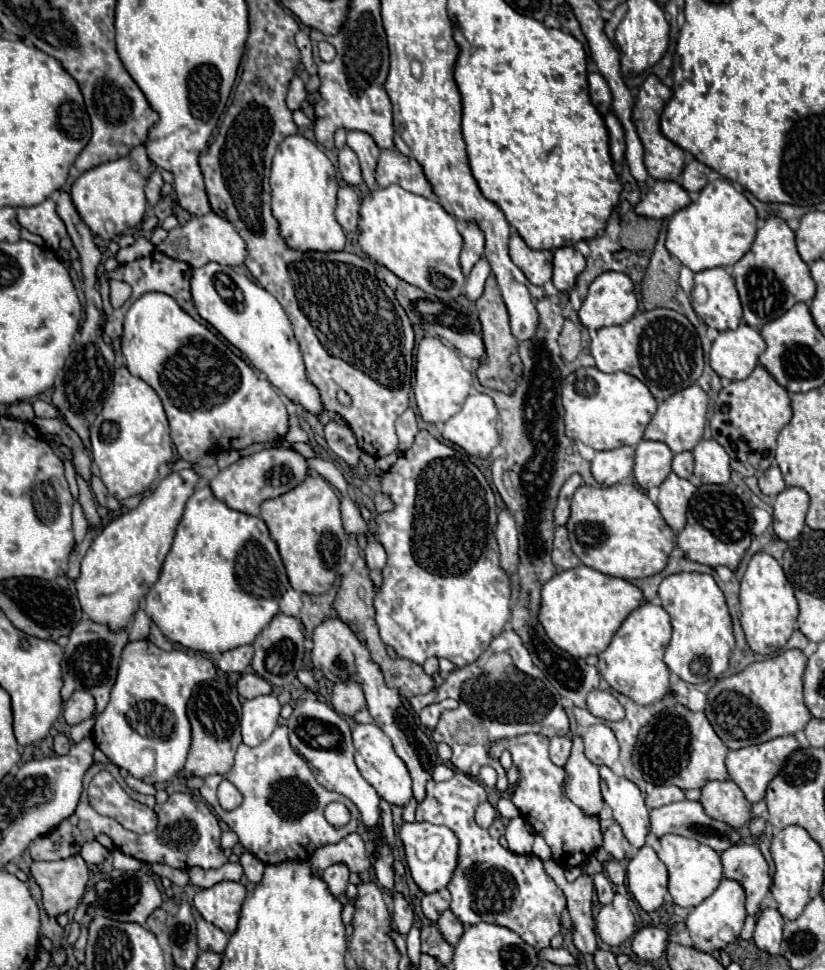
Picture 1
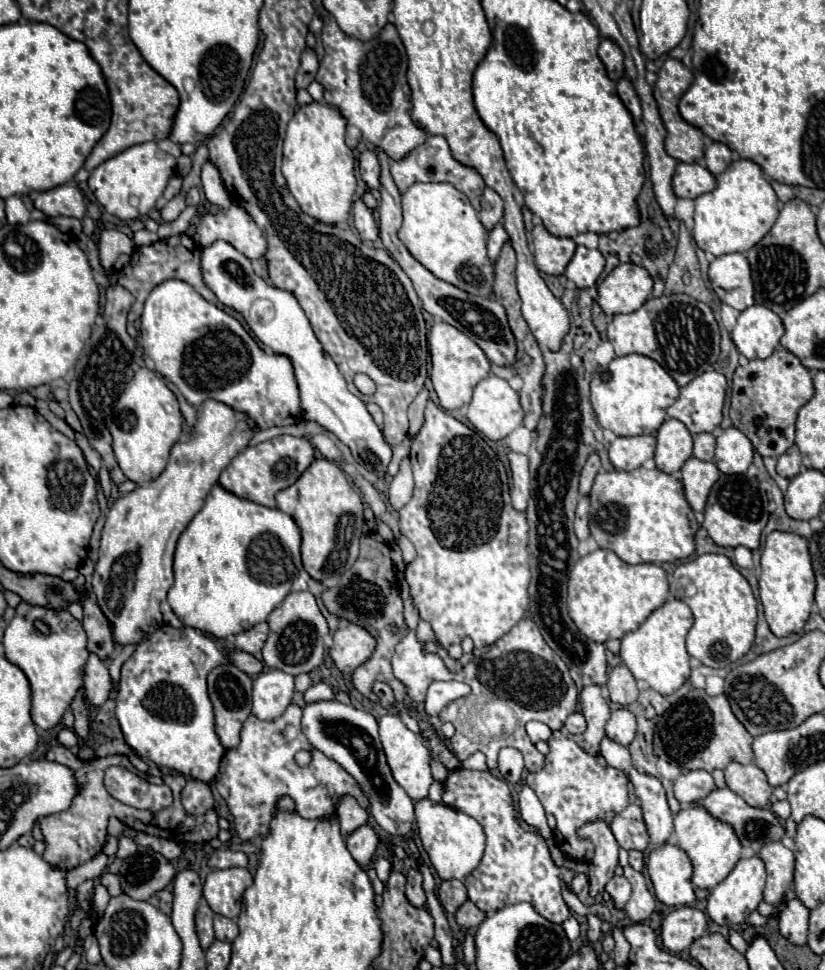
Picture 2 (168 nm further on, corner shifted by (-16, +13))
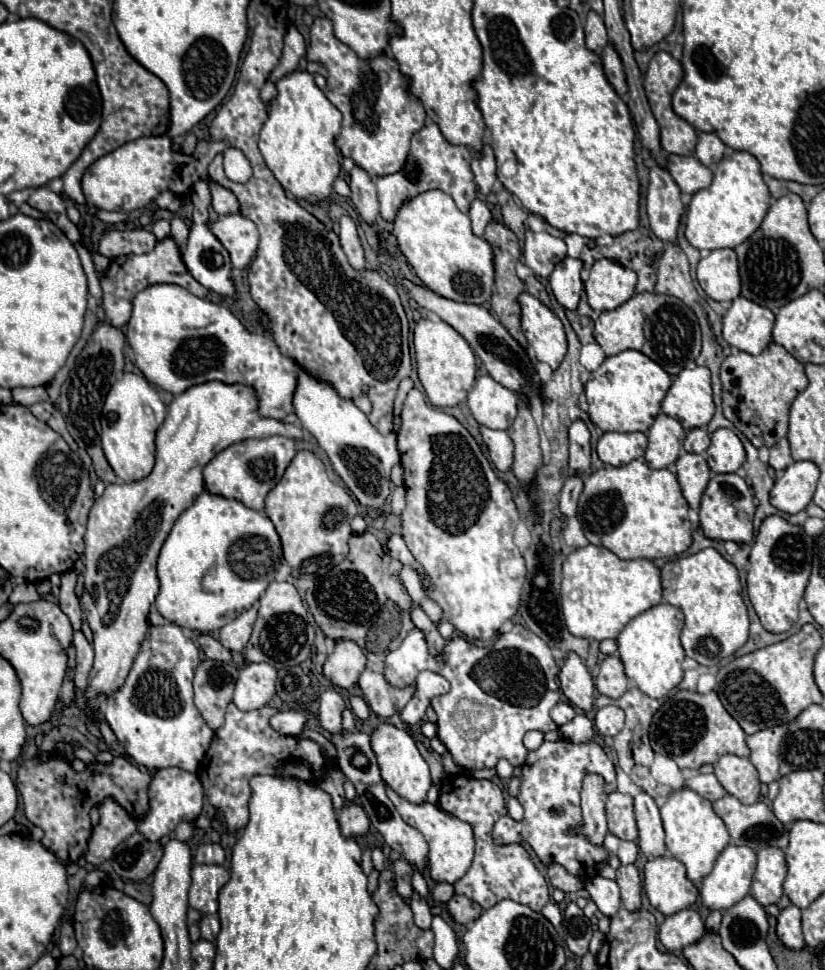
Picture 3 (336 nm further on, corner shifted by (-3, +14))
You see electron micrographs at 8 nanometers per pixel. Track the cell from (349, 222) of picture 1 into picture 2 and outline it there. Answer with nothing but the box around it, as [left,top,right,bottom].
[352,199,378,243]

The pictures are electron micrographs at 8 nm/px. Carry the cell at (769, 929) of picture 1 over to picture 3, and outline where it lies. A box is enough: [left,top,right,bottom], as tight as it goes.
[777,904,805,950]

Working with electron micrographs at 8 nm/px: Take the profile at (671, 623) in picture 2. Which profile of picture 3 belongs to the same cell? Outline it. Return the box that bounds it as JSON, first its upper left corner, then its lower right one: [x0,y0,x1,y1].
[617,602,685,698]

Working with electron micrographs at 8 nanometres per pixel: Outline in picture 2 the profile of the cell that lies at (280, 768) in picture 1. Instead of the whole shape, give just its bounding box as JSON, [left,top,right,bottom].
[214,705,370,841]

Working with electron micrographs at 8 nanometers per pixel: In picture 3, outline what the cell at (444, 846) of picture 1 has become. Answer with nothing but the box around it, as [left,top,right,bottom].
[387,788,475,884]

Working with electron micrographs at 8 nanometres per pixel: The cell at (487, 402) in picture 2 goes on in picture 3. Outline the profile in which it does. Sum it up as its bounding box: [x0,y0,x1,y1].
[467,374,517,430]

